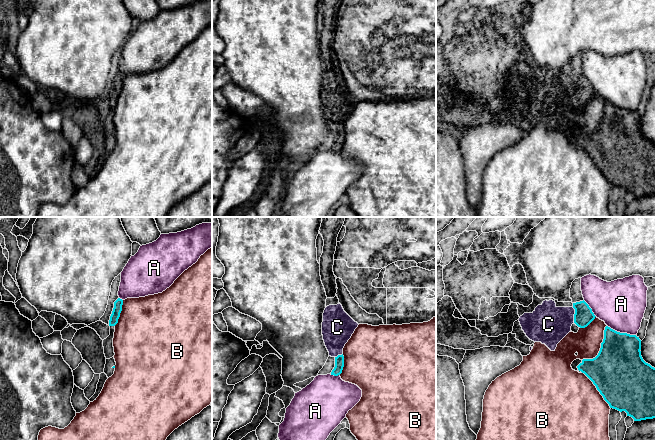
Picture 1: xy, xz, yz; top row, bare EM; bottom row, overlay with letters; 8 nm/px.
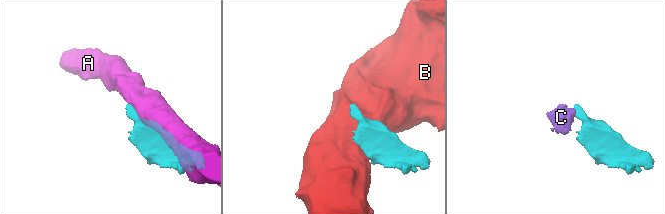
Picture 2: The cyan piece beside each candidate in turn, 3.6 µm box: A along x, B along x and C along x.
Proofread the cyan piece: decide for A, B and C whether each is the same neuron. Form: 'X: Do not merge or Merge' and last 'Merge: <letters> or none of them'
A: Do not merge
B: Do not merge
C: Merge
Merge: C

